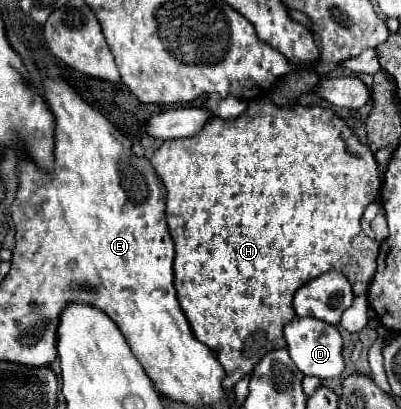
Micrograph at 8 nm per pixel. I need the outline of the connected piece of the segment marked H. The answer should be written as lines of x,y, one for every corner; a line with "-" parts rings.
270,98
250,102
248,110
236,118
236,120
222,120
222,118
212,118
204,124
204,128
190,136
190,138
180,138
180,140
166,140
152,156
154,162
152,166
164,180
168,188
168,200
166,200
166,214
168,214
168,228
176,244
176,258
174,258
174,286
178,292
178,302
192,326
194,336
210,346
214,350
216,358
226,370
224,378
224,388
232,390
234,384
244,376
250,374
256,362
270,350
276,348
286,348
286,340
282,336
284,324
288,324
296,312
292,308
292,298
294,292
310,282
312,278
336,270
342,272
348,282
352,284
352,290
356,296
366,296
368,294
368,282
372,282
372,274
376,274
376,242
368,238
362,228
360,228
360,218
370,202
374,202
380,178
378,178
378,164
374,160
374,154
367,145
360,144
352,128
338,118
332,110
322,108
322,106
300,106
294,104
290,108
276,106

